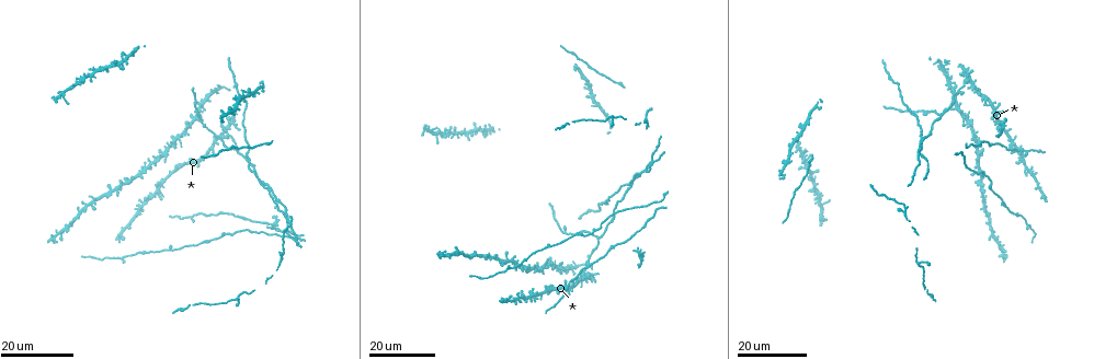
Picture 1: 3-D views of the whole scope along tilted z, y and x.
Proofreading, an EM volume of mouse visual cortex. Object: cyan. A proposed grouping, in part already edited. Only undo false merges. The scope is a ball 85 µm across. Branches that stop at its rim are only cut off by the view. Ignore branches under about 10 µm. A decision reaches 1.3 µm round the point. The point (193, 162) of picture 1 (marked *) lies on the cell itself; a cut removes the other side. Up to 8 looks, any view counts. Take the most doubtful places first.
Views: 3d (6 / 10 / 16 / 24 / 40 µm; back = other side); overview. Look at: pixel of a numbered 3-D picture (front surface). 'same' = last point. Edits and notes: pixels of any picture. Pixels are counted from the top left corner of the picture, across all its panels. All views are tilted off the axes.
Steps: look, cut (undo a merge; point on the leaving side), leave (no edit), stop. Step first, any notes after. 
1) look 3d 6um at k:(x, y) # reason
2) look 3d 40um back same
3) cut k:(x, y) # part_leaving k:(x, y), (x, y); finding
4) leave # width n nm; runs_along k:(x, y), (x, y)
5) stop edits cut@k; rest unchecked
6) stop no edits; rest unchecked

look 3d 16um at 1:(269, 189) # four arms meet

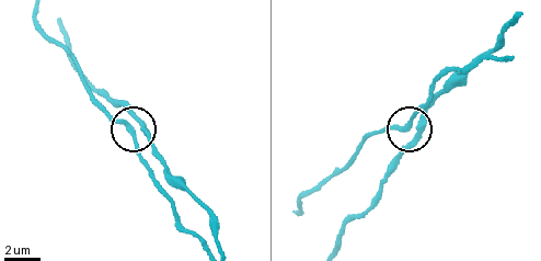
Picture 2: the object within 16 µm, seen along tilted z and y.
look 3d 10um at 2:(418, 126)

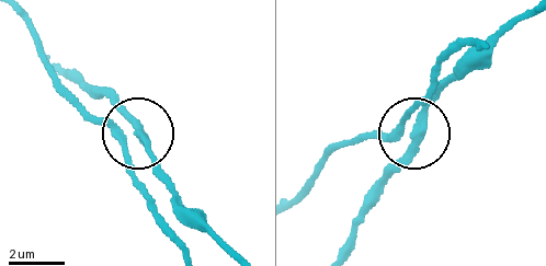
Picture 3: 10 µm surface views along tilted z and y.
leave # width 280 nm; runs_along 3:(341, 250), (366, 198), (409, 139), (352, 140); one cell here

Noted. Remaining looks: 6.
look 3d 16um at 1:(596, 237) # three-way junction

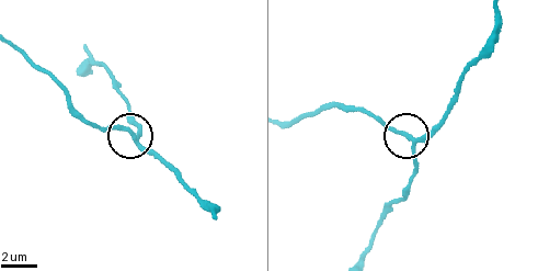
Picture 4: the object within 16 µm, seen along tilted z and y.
look 3d 6um at 4:(413, 137)

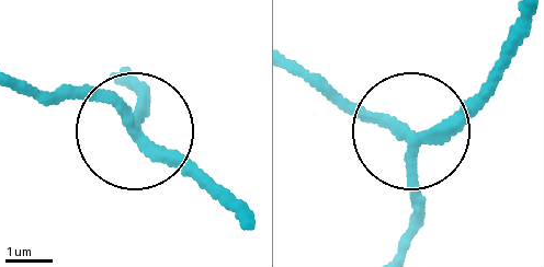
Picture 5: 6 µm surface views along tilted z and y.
leave # arms 3; runs_along 5:(125, 88), (139, 96), (138, 135), (100, 99), (25, 79); all the same cell

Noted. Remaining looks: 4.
look 3d 16um at 1:(959, 91) # two arms in line, one across

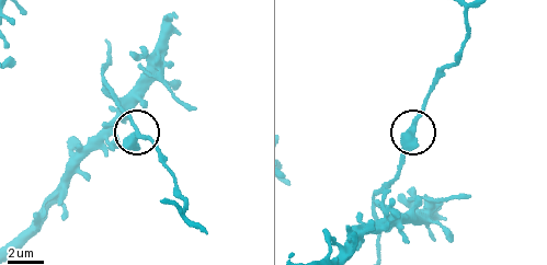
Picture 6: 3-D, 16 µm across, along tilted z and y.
look 3d 6um at 6:(131, 124) # zoom in

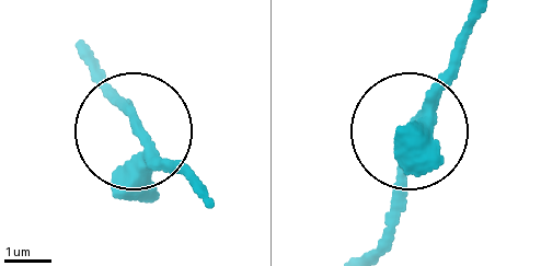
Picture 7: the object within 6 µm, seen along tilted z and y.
leave # width 220 nm; runs_along 7:(377, 243), (433, 87), (463, 44); all the same cell

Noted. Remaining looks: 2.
look 3d 24um at 1:(166, 248) # sudden change in width

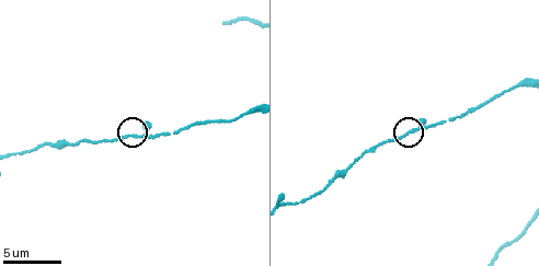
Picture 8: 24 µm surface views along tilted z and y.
look 3d 6um at 8:(414, 131) # zoom in

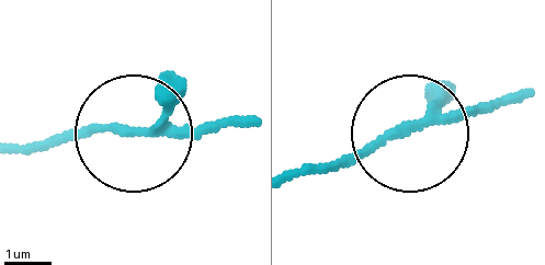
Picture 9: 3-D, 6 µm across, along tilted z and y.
leave # runs_along 9:(524, 91), (429, 115), (291, 177); continuous, no second cell

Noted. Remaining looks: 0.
stop no edits; rest unchecked

